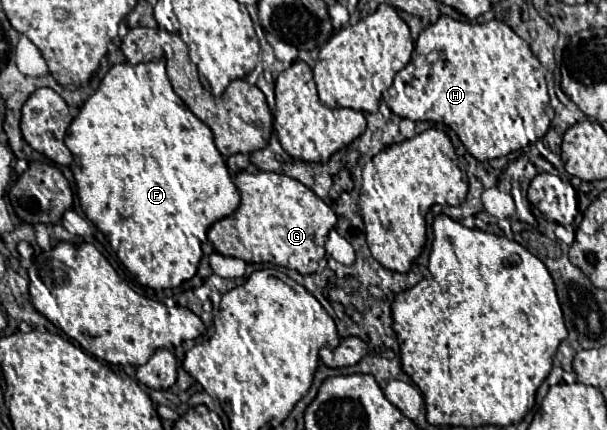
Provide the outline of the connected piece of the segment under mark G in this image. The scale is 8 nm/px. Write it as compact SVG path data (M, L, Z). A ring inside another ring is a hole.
M239 171L237 177L235 177L235 185L241 193L241 203L229 219L223 217L223 219L215 221L209 227L207 239L213 245L213 249L221 255L239 257L247 263L275 263L275 265L293 269L301 275L315 273L319 261L325 257L327 233L337 223L335 211L323 199L319 199L309 187L305 187L297 179L291 179L291 177L281 175L281 173L267 173L267 171L247 173L247 171Z

